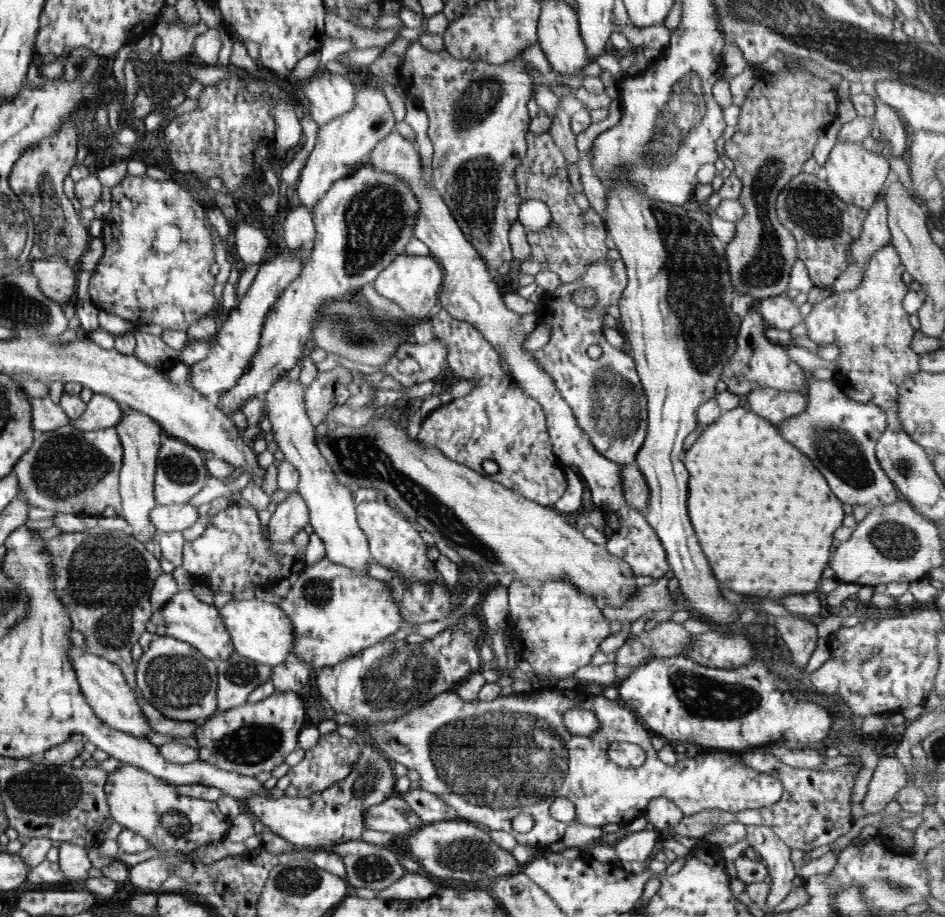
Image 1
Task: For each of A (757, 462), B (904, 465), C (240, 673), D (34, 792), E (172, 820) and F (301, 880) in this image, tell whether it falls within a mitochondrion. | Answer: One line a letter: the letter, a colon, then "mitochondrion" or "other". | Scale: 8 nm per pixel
A: other
B: mitochondrion
C: mitochondrion
D: mitochondrion
E: mitochondrion
F: mitochondrion

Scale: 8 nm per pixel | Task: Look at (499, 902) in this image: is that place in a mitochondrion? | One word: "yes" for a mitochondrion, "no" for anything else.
no

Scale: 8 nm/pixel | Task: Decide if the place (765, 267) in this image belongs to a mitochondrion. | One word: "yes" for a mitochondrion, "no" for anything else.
yes

